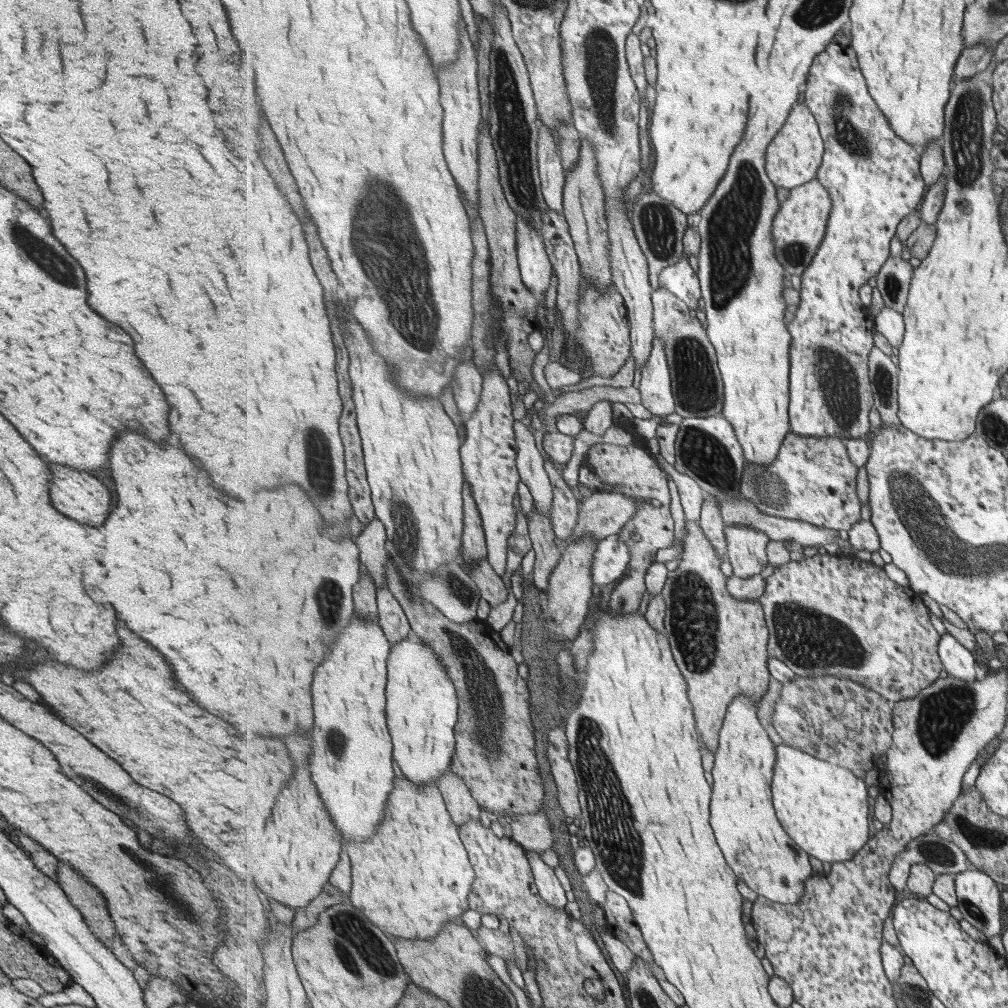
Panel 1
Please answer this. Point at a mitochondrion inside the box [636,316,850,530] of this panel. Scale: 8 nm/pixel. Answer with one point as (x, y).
(697, 388)

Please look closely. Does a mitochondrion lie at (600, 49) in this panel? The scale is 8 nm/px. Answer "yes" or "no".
yes

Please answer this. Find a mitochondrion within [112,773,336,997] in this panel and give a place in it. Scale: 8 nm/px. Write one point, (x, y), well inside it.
(163, 885)

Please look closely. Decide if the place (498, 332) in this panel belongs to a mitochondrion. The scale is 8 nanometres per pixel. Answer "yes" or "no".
no

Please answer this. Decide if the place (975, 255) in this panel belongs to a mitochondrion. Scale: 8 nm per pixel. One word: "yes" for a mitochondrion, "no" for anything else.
no

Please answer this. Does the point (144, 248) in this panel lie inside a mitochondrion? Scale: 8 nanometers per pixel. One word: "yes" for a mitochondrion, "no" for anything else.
no

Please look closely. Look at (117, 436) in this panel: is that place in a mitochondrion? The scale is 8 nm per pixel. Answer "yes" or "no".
no

